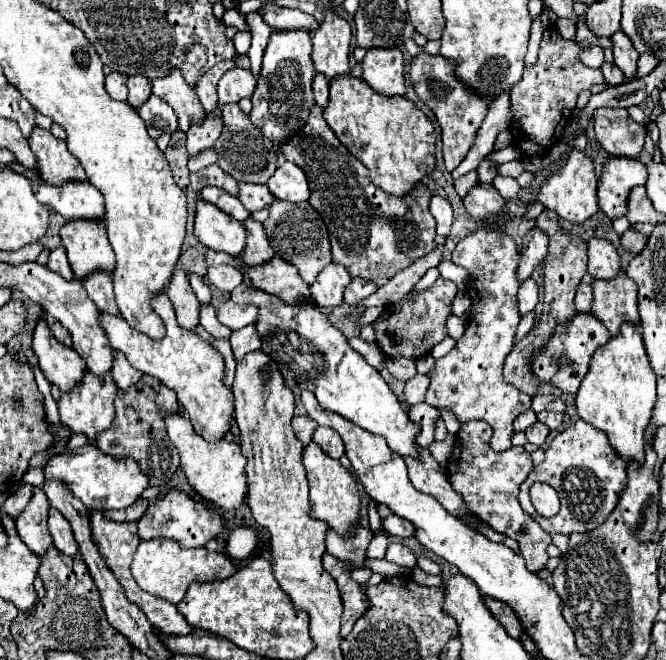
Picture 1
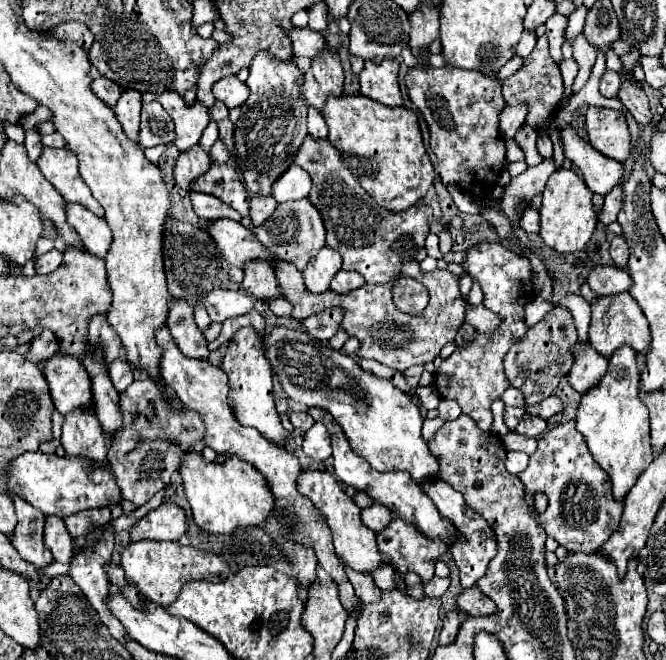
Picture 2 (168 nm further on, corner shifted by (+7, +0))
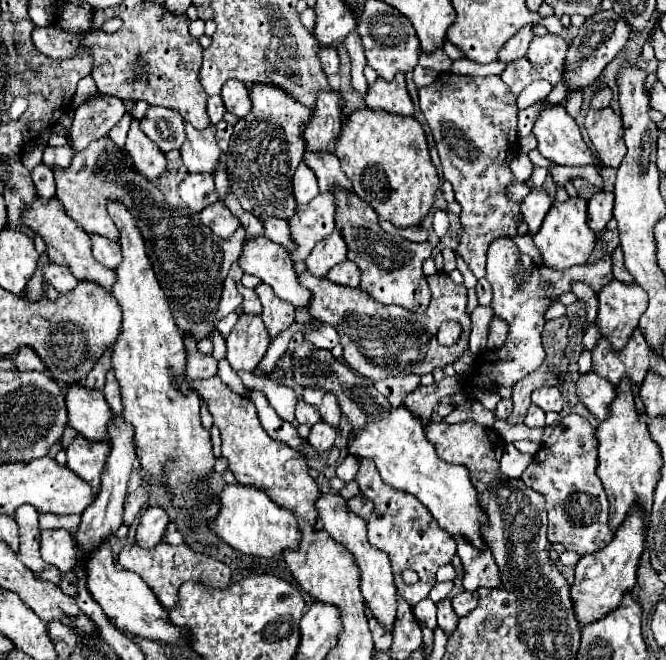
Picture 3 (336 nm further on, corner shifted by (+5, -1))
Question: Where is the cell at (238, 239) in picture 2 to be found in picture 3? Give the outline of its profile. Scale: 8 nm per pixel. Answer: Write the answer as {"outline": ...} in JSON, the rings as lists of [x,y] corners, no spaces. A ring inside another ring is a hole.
{"outline":[[[256,237],[252,241],[246,241],[242,247],[242,255],[240,255],[238,263],[240,263],[244,273],[256,275],[262,283],[270,285],[280,299],[292,303],[294,307],[308,307],[312,293],[300,285],[298,273],[294,271],[294,263],[292,263],[290,255],[286,253],[286,259],[284,259],[284,247],[282,245],[276,245],[266,237]]]}

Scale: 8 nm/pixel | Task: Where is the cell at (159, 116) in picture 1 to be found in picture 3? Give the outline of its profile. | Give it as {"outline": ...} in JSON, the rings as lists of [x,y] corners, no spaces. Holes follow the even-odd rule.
{"outline":[[[148,107],[146,115],[140,121],[140,129],[164,153],[168,153],[172,149],[180,149],[182,141],[186,139],[182,115],[174,109],[166,109],[166,107]]]}

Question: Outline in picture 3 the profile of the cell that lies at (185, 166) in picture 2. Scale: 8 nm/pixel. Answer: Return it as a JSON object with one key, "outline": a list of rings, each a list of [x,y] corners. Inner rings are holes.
{"outline":[[[188,173],[186,179],[180,183],[180,197],[194,213],[200,213],[204,207],[216,203],[218,195],[214,191],[212,175]]]}

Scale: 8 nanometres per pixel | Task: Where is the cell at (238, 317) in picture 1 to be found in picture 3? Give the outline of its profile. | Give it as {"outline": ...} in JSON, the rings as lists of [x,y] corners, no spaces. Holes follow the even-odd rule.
{"outline":[[[228,277],[226,283],[224,283],[224,291],[222,291],[222,299],[220,299],[220,305],[218,305],[216,317],[222,319],[222,317],[226,317],[228,313],[236,311],[236,307],[240,307],[240,305],[242,305],[242,295],[238,293],[236,283]]]}

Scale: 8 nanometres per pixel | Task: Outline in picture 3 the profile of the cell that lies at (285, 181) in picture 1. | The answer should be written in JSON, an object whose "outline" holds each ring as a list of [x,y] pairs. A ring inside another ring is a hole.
{"outline":[[[300,163],[294,173],[294,197],[302,205],[302,203],[310,203],[316,195],[318,195],[316,177],[306,163]]]}

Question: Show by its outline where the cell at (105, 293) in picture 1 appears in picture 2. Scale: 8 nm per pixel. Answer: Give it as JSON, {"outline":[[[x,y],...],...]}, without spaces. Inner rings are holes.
{"outline":[[[92,316],[88,332],[90,332],[88,340],[92,340],[94,344],[100,344],[104,348],[106,364],[110,364],[112,360],[116,360],[120,356],[120,350],[122,350],[120,338],[116,336],[116,330],[108,324],[106,316]]]}

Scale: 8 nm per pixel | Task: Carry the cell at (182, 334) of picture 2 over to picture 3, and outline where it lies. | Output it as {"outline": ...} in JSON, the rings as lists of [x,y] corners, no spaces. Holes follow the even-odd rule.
{"outline":[[[184,335],[184,345],[186,345],[186,353],[188,353],[188,363],[186,363],[186,377],[188,377],[188,381],[216,377],[218,361],[212,355],[202,355],[196,349],[196,341],[190,335],[188,337]]]}

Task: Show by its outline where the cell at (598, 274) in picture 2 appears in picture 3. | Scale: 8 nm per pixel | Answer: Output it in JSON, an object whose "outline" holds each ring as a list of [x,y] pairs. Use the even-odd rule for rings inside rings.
{"outline":[[[610,281],[600,293],[598,293],[598,301],[600,301],[600,309],[598,309],[598,317],[596,317],[596,327],[600,331],[602,337],[606,337],[612,345],[614,351],[622,351],[626,341],[632,337],[634,329],[638,327],[638,319],[646,309],[646,293],[642,287],[638,287],[636,283],[620,283],[620,281]]]}

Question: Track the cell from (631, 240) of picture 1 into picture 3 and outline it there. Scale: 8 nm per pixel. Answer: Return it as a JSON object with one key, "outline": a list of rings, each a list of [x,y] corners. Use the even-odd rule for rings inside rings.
{"outline":[[[616,247],[614,253],[612,253],[612,261],[614,261],[614,279],[616,281],[622,281],[622,283],[632,283],[632,275],[628,273],[628,269],[624,267],[624,255],[622,255],[622,249]]]}

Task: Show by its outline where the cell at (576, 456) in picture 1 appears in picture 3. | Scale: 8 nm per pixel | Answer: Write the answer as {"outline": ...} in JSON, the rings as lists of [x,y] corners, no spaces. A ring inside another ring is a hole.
{"outline":[[[580,415],[562,417],[550,437],[536,451],[532,463],[522,473],[522,481],[544,495],[548,511],[548,541],[562,543],[568,551],[588,555],[612,541],[608,527],[608,499],[596,475],[598,443],[594,427]]]}

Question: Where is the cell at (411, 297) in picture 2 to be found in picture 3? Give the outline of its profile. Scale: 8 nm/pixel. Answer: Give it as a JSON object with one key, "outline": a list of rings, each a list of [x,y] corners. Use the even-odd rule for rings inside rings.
{"outline":[[[334,191],[336,195],[336,229],[342,231],[348,245],[348,259],[354,261],[362,271],[360,287],[380,303],[400,305],[414,313],[424,313],[430,301],[430,289],[426,275],[422,273],[422,263],[432,257],[430,243],[412,243],[402,237],[386,233],[378,225],[378,215],[366,201],[354,193]]]}

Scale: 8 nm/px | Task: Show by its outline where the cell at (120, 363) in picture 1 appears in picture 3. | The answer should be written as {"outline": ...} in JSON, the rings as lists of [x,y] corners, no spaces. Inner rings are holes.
{"outline":[[[112,371],[106,375],[104,397],[106,397],[108,405],[112,407],[114,415],[122,415],[122,399],[120,399],[120,389],[118,389],[118,383],[116,383],[116,377],[114,377],[114,373],[112,373]]]}

